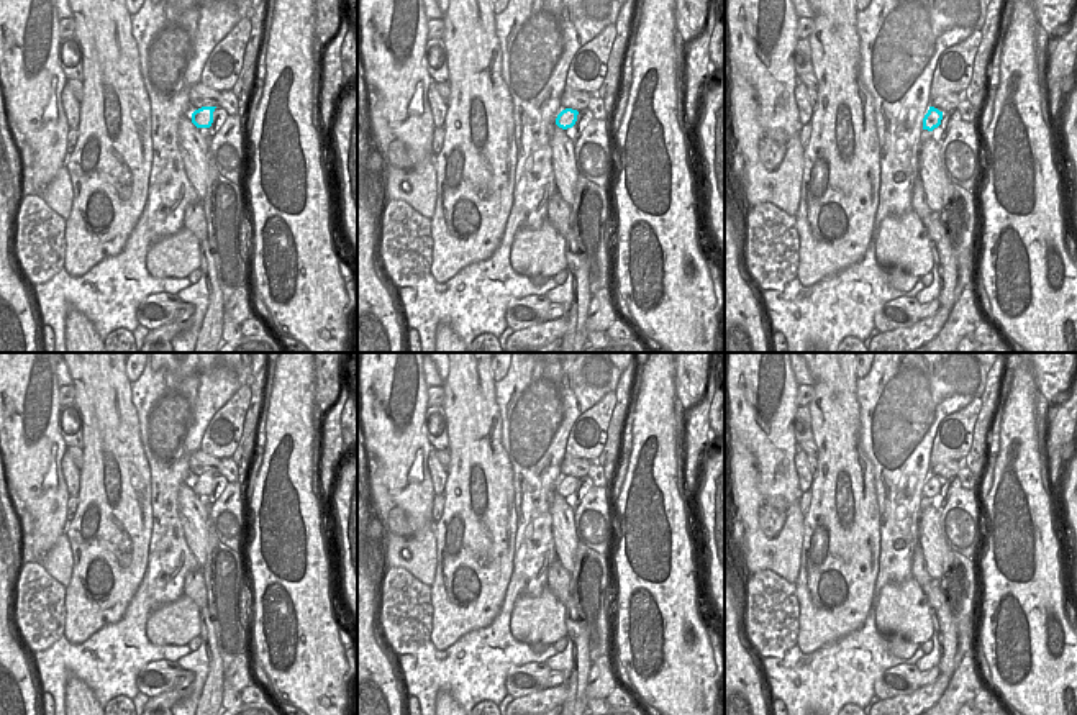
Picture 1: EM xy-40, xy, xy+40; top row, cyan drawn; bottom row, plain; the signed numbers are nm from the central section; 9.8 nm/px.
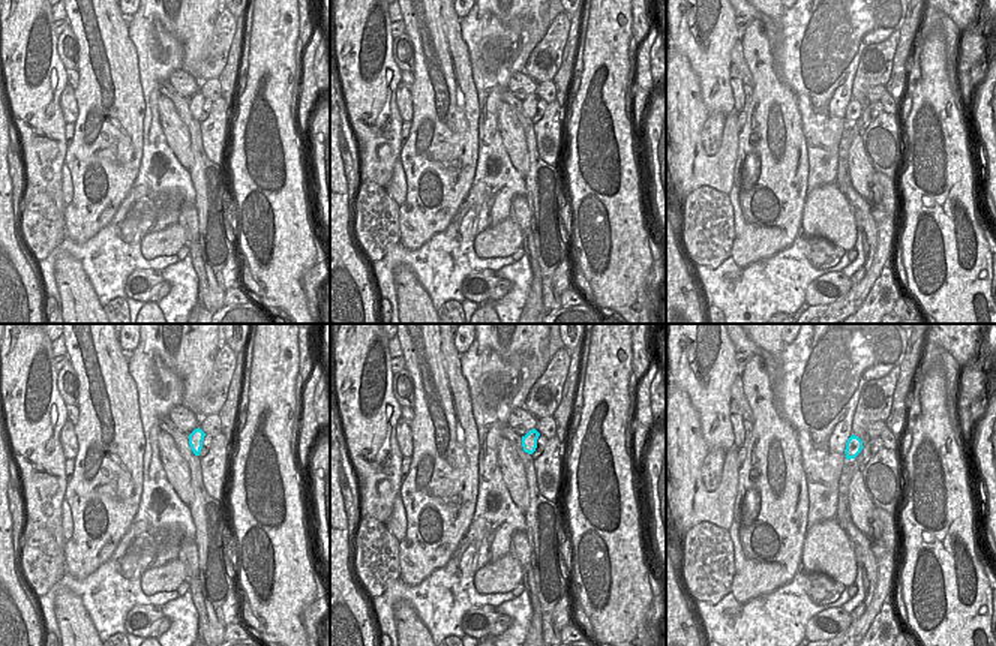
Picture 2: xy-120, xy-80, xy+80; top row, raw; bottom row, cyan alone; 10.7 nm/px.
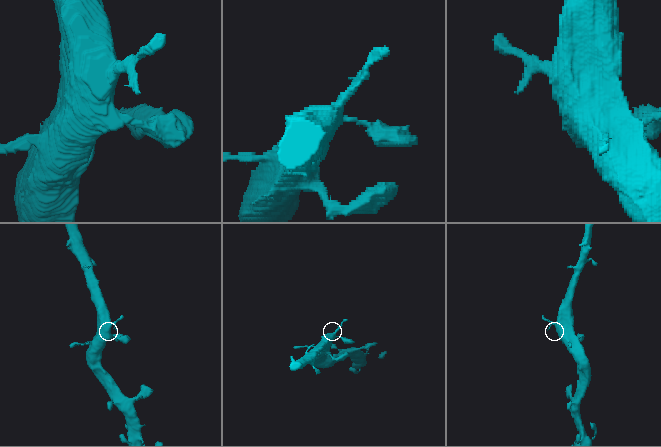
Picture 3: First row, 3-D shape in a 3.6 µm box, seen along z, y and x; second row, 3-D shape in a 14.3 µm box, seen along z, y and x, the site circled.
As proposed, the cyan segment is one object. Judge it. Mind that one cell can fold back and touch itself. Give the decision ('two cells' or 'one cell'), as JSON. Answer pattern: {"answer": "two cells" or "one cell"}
{"answer": "one cell"}

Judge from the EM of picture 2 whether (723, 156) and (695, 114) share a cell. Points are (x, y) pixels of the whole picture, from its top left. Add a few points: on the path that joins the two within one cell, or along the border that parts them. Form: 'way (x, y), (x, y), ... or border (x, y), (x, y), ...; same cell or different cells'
way (708, 159), (693, 141), (693, 129); same cell

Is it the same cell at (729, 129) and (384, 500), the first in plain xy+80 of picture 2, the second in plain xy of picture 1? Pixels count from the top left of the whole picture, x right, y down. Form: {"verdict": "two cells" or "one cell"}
{"verdict": "one cell"}

